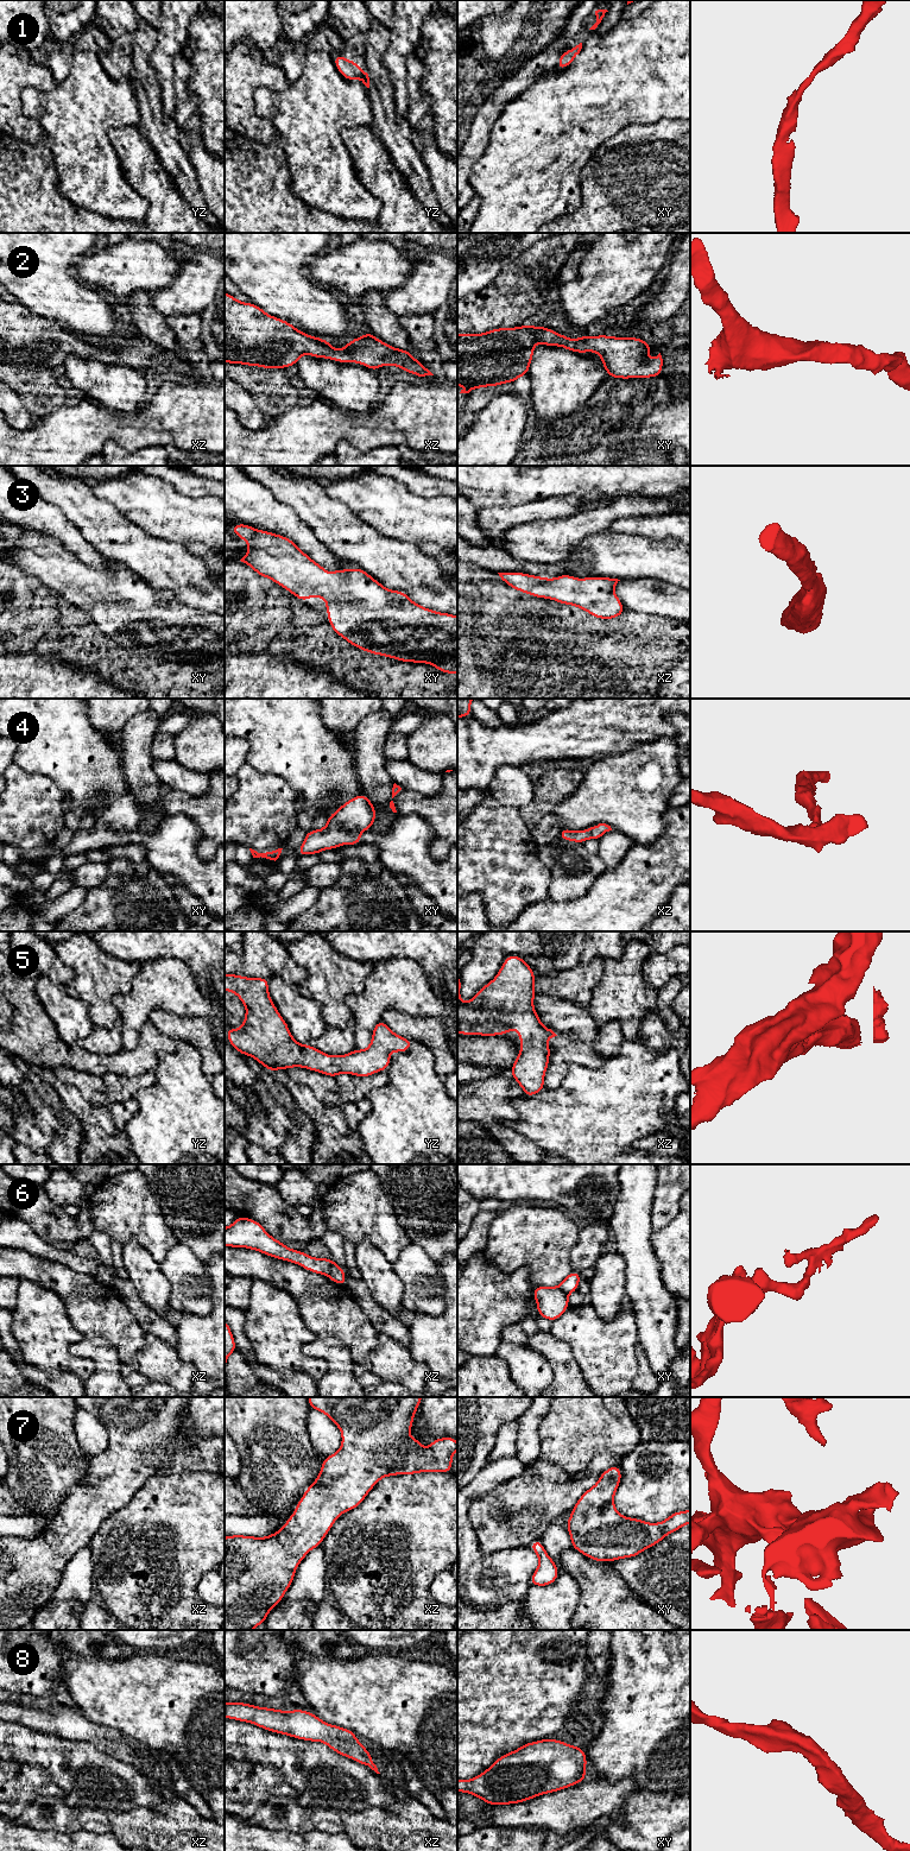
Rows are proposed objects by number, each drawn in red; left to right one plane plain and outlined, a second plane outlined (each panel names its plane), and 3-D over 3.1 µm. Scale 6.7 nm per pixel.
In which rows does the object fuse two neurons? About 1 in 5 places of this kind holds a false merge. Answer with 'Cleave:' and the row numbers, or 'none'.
Cleave: 6

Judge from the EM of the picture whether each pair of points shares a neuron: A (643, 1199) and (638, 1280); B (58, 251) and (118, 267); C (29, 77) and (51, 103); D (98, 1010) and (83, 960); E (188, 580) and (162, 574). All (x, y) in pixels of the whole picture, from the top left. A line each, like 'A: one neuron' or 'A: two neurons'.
A: one neuron
B: two neurons
C: two neurons
D: one neuron
E: one neuron

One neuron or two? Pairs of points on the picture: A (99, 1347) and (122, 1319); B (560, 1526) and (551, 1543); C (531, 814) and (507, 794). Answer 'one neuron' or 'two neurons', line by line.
A: two neurons
B: one neuron
C: two neurons

